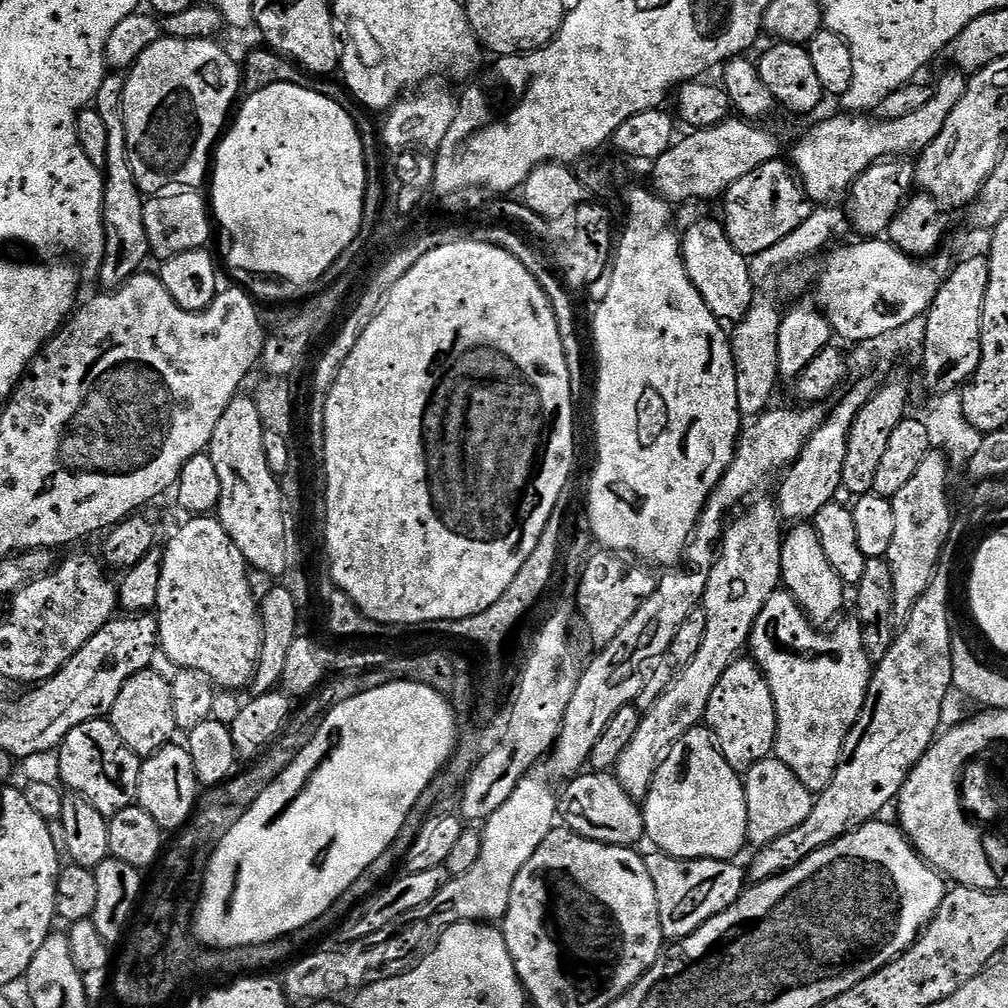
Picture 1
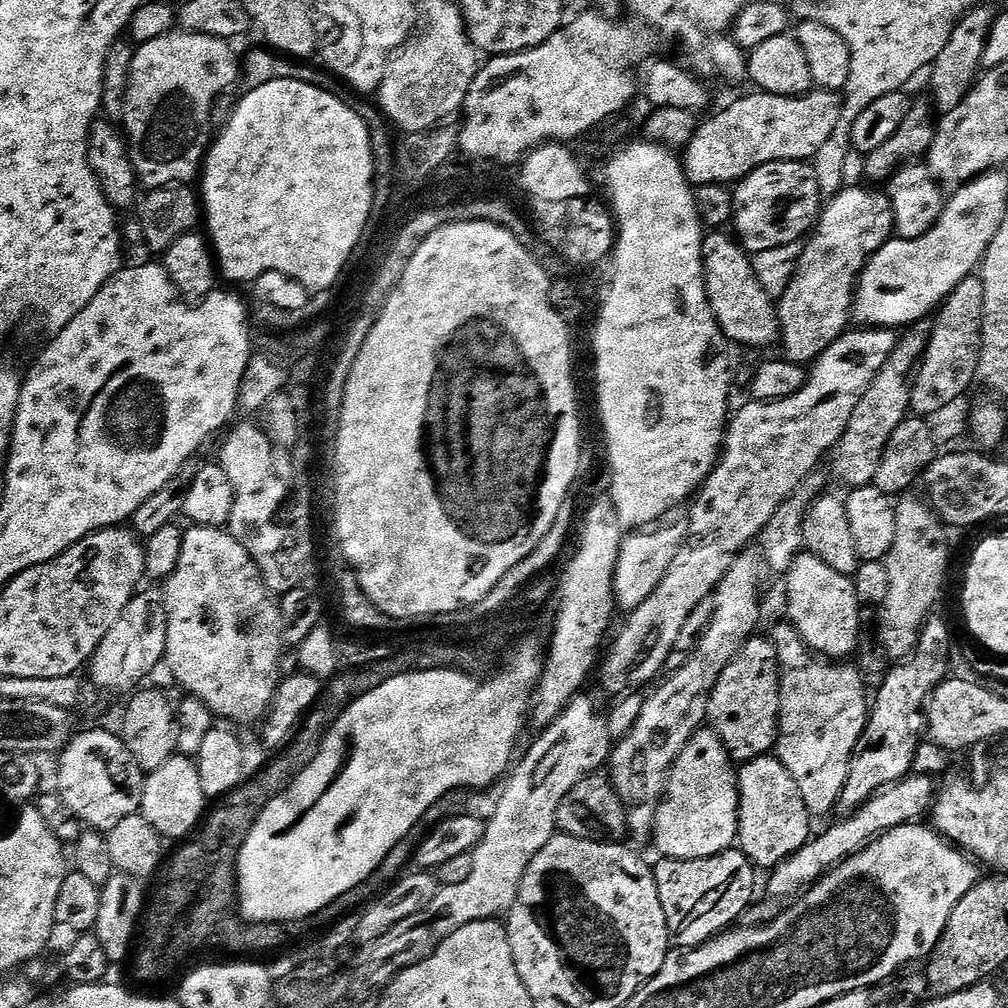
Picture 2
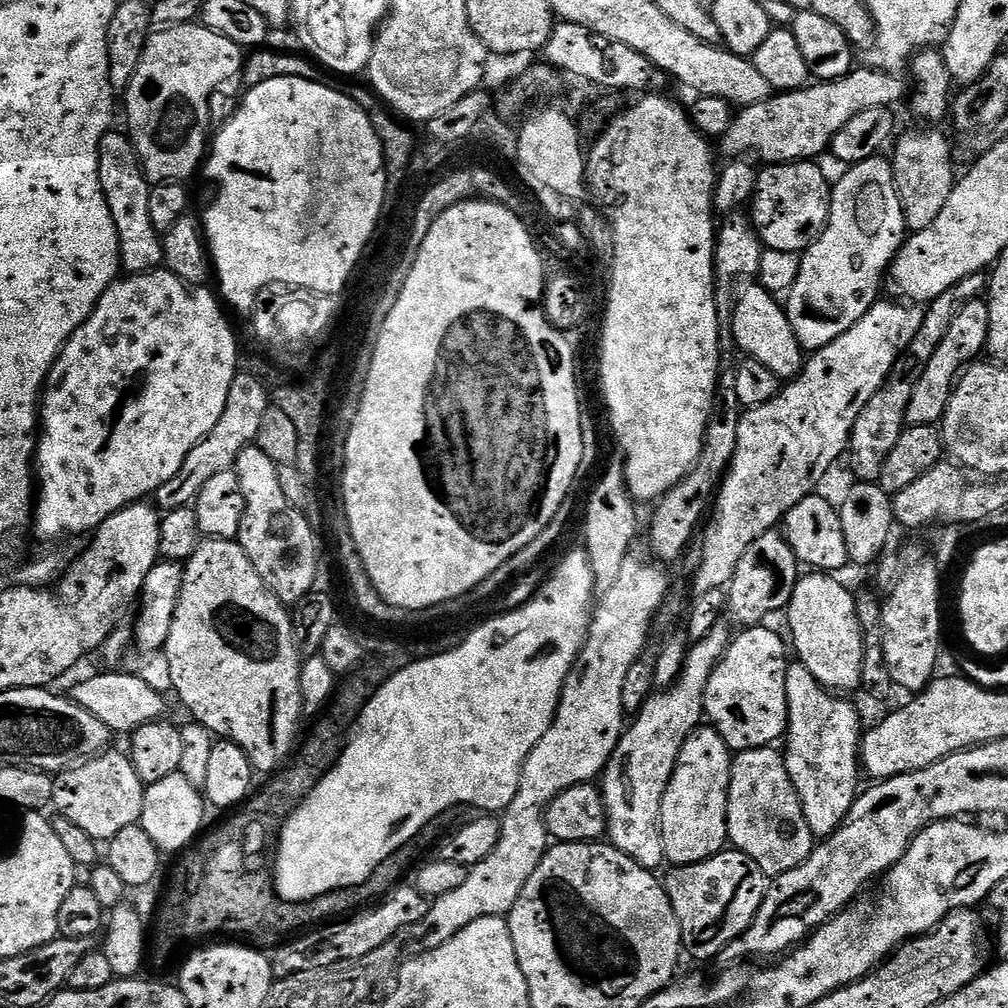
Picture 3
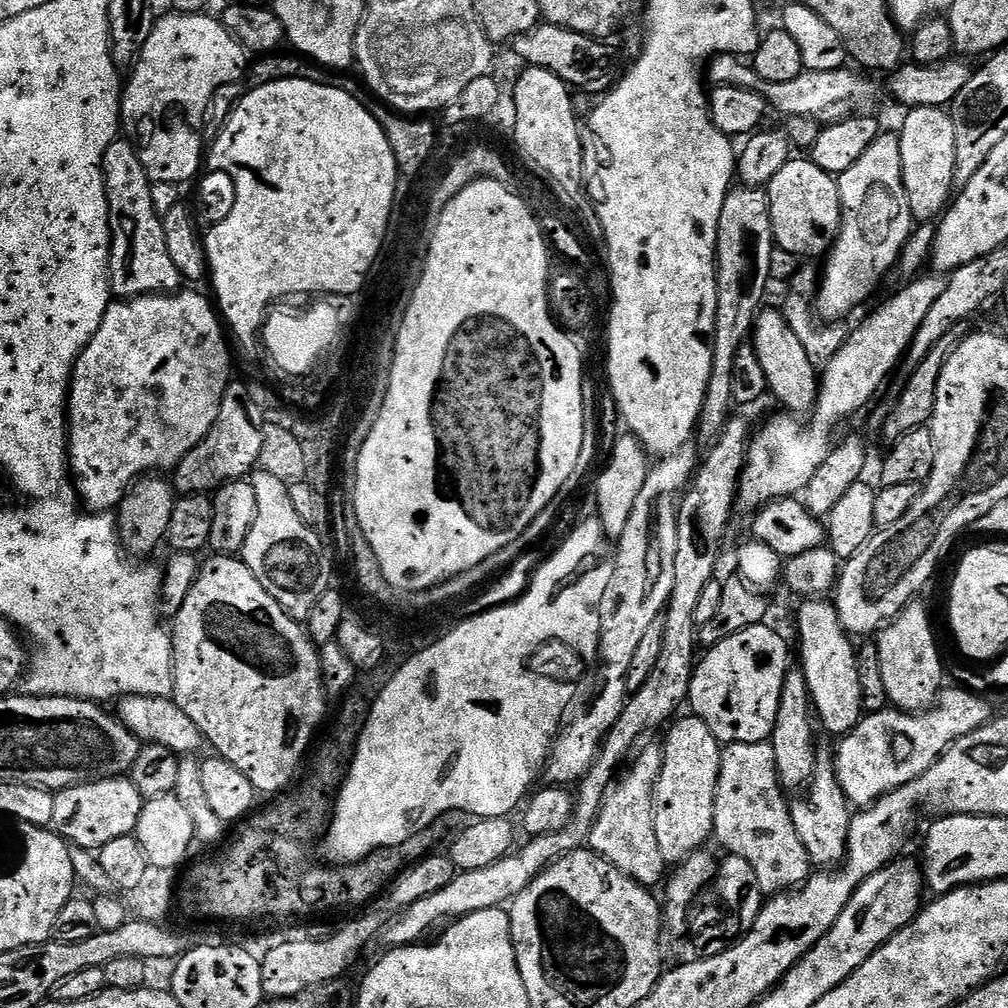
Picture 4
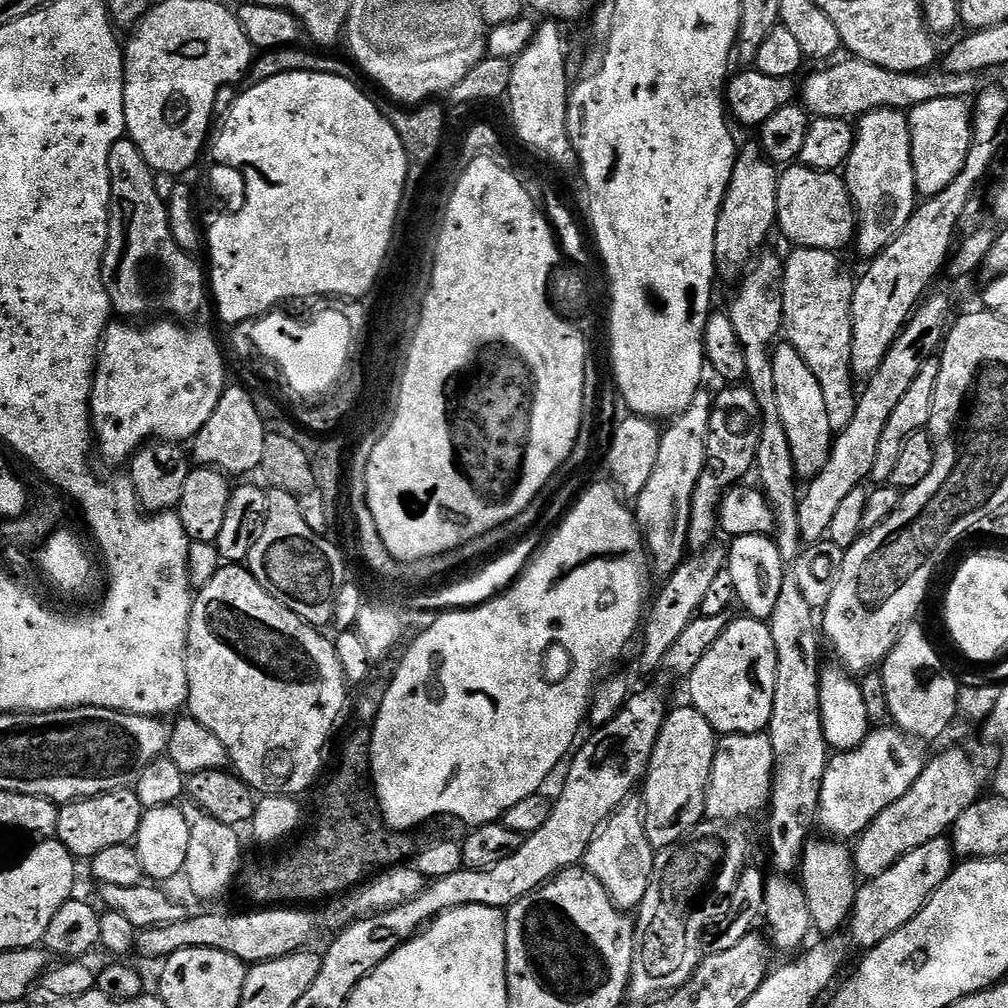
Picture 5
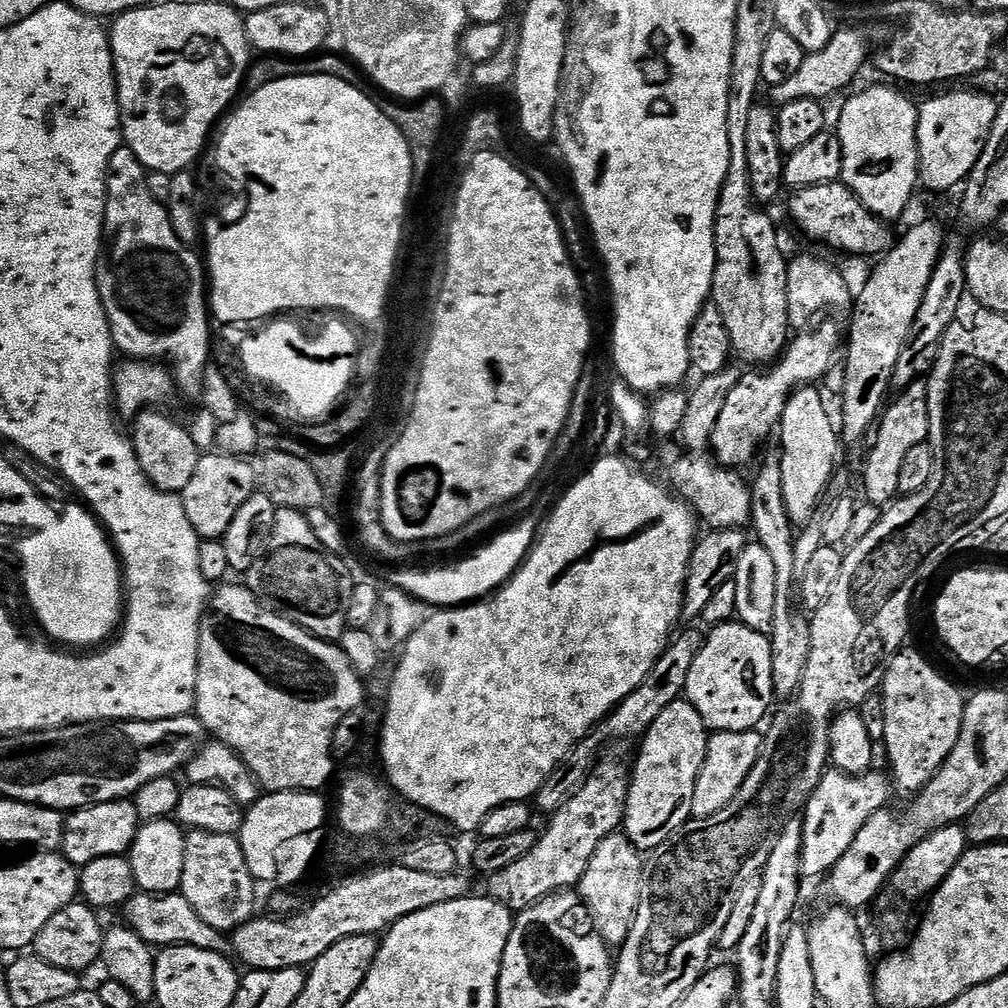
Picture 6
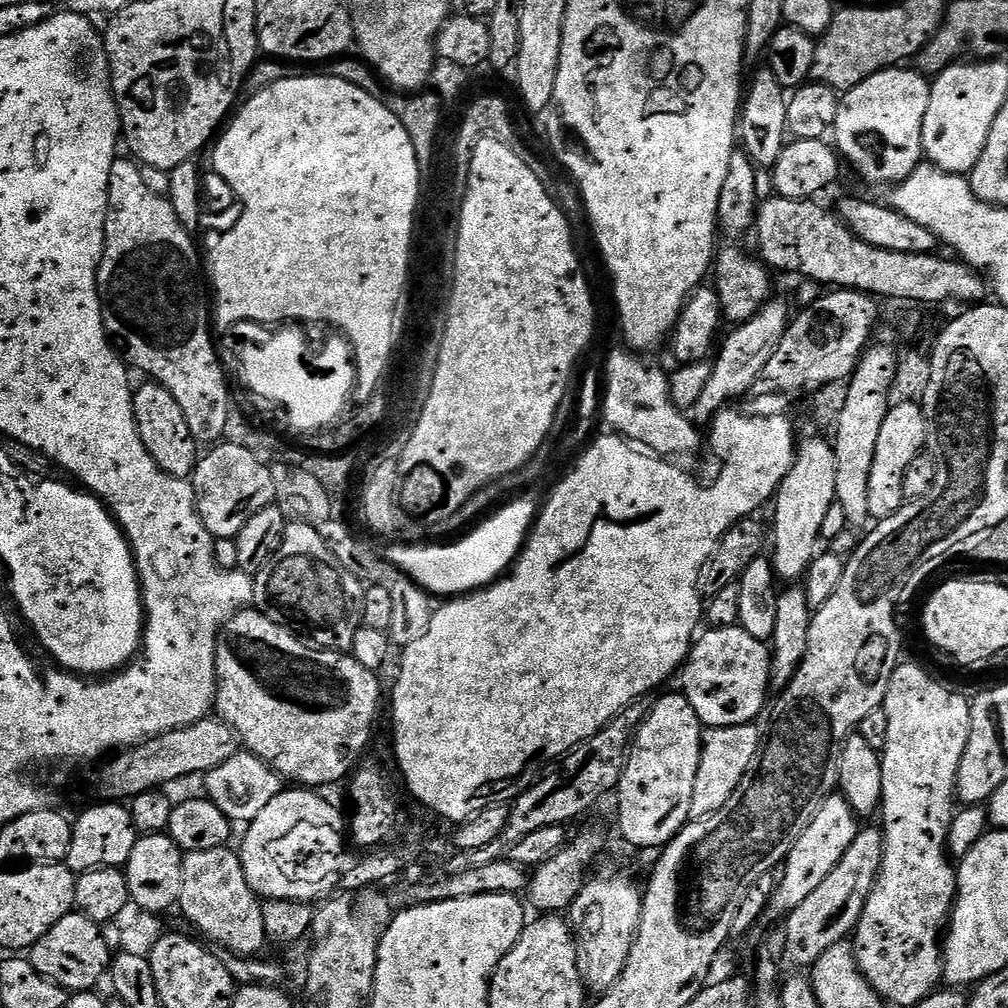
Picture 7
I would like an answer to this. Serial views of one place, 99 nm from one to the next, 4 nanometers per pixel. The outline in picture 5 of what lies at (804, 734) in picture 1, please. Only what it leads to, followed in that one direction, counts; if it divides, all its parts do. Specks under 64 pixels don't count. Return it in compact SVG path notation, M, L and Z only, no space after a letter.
M832 838L816 839L809 839L804 848L804 858L798 869L798 883L806 894L815 931L836 934L839 928L843 929L847 925L856 901L858 876L854 871L854 852L847 843Z

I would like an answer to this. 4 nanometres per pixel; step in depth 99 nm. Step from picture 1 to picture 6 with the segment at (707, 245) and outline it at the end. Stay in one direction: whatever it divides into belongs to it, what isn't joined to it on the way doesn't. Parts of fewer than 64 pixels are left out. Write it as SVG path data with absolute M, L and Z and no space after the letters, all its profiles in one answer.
M805 386L803 388L796 389L788 398L788 404L784 407L784 416L780 419L780 427L778 429L778 436L780 435L780 444L779 447L782 449L780 452L780 465L782 466L782 492L786 498L786 510L789 511L789 516L792 519L792 522L796 526L803 526L806 524L813 523L814 517L812 516L816 512L816 507L820 504L820 499L824 496L824 491L828 488L828 483L832 480L832 475L836 472L836 459L840 456L840 448L842 449L842 440L838 435L838 428L832 425L832 420L828 417L828 408L824 405L824 400L820 397L821 389L816 386Z

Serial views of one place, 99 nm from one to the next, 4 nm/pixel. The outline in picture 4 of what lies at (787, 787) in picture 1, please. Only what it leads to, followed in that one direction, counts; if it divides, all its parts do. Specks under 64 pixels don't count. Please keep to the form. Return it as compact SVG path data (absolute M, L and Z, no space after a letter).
M742 742L727 745L721 751L720 773L714 798L714 840L725 848L725 853L741 856L746 858L746 862L750 862L754 883L764 894L779 894L799 889L814 868L806 846L802 846L802 838L798 838L798 830L794 830L792 808L784 795L786 789L780 782L771 743Z

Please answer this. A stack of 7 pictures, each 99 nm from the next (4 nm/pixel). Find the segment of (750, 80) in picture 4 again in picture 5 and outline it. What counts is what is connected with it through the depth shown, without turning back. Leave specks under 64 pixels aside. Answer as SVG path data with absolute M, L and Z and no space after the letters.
M847 58L841 64L837 62L829 63L821 72L816 72L808 81L802 84L802 104L813 117L816 118L834 118L843 120L845 118L859 118L868 112L873 112L879 108L894 108L897 110L911 110L922 106L922 102L934 102L934 98L972 98L981 91L982 83L979 75L971 76L964 74L955 76L952 73L938 72L938 74L921 74L919 72L891 72L882 66L874 66L874 62Z

